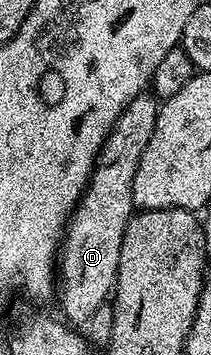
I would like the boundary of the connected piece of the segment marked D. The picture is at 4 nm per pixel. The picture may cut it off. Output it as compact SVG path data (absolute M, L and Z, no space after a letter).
M143 92L123 108L119 120L111 128L107 140L103 144L101 153L97 155L97 162L93 166L93 174L89 178L83 196L77 201L69 223L65 225L65 237L59 251L59 277L55 282L55 298L61 301L61 310L65 313L64 321L69 324L84 324L98 308L106 305L117 285L117 269L119 268L119 252L123 248L123 232L127 228L130 218L135 213L133 205L133 181L135 172L139 168L139 160L151 140L151 132L155 132L158 99L152 93Z

